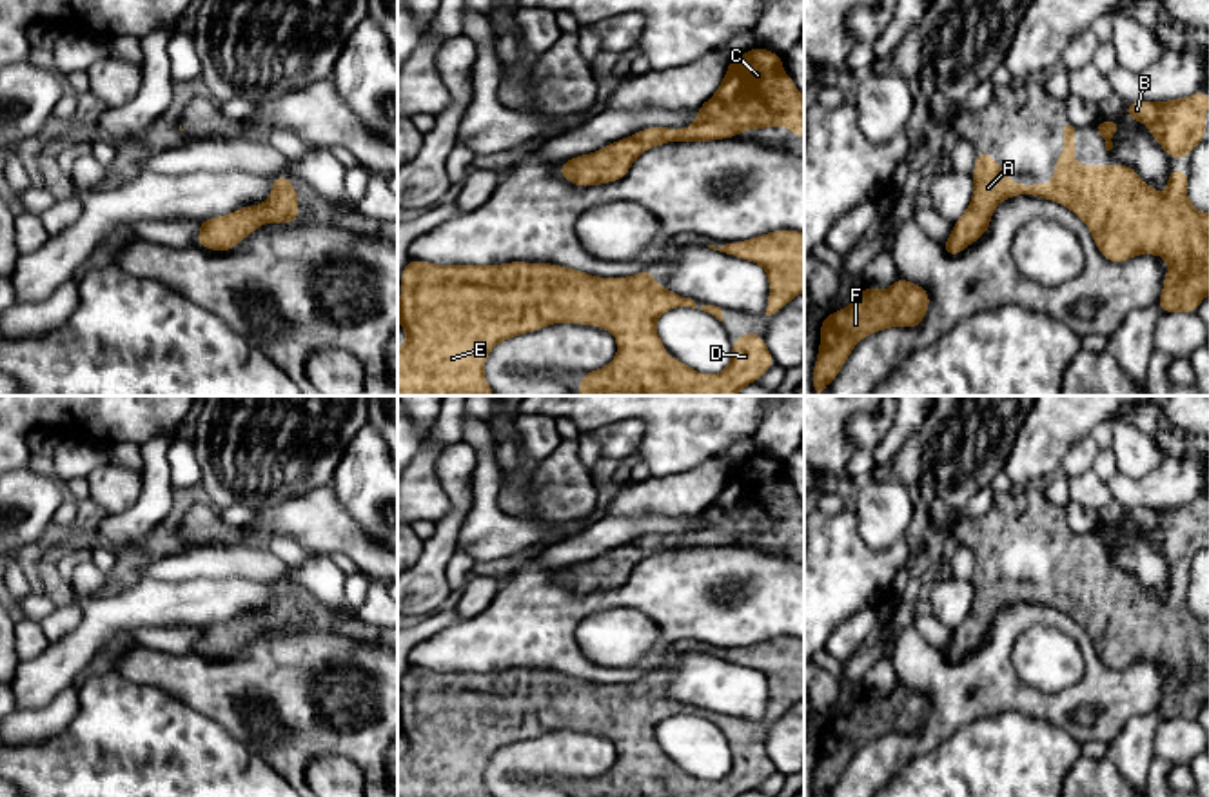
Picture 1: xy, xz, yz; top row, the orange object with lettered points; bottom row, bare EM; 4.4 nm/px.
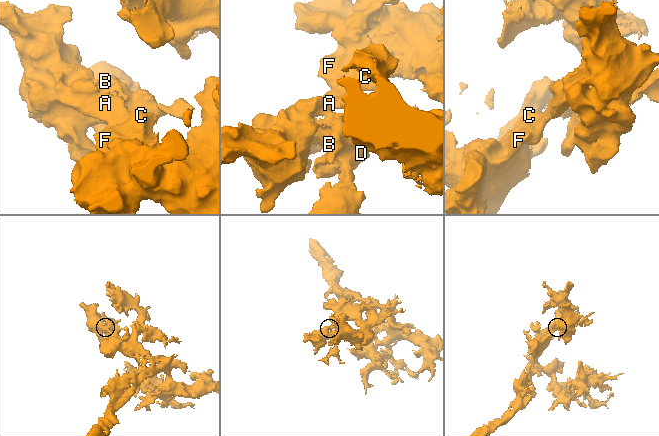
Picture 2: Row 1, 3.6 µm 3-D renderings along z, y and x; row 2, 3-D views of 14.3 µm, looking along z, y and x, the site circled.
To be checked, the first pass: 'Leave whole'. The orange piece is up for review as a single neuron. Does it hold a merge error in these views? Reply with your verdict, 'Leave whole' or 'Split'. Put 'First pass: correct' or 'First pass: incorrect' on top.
First pass: correct
Leave whole

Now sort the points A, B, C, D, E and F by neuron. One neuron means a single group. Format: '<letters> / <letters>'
A B C D E F

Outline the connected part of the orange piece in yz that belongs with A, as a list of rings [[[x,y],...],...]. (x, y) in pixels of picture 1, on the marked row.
[[[1064,127],[1064,153],[1057,156],[1053,182],[1011,183],[1009,174],[986,151],[977,151],[973,198],[942,243],[958,256],[989,229],[995,207],[1027,194],[1071,209],[1091,231],[1100,254],[1124,263],[1136,254],[1169,261],[1160,312],[1196,312],[1209,294],[1209,212],[1196,211],[1187,198],[1189,172],[1171,169],[1167,192],[1160,196],[1138,172],[1122,163],[1076,165],[1075,127]]]

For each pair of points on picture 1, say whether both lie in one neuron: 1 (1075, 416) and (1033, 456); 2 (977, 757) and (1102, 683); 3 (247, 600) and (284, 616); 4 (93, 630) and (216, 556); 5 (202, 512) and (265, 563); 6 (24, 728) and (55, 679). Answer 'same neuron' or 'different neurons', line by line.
1: same neuron
2: different neurons
3: different neurons
4: different neurons
5: different neurons
6: different neurons

